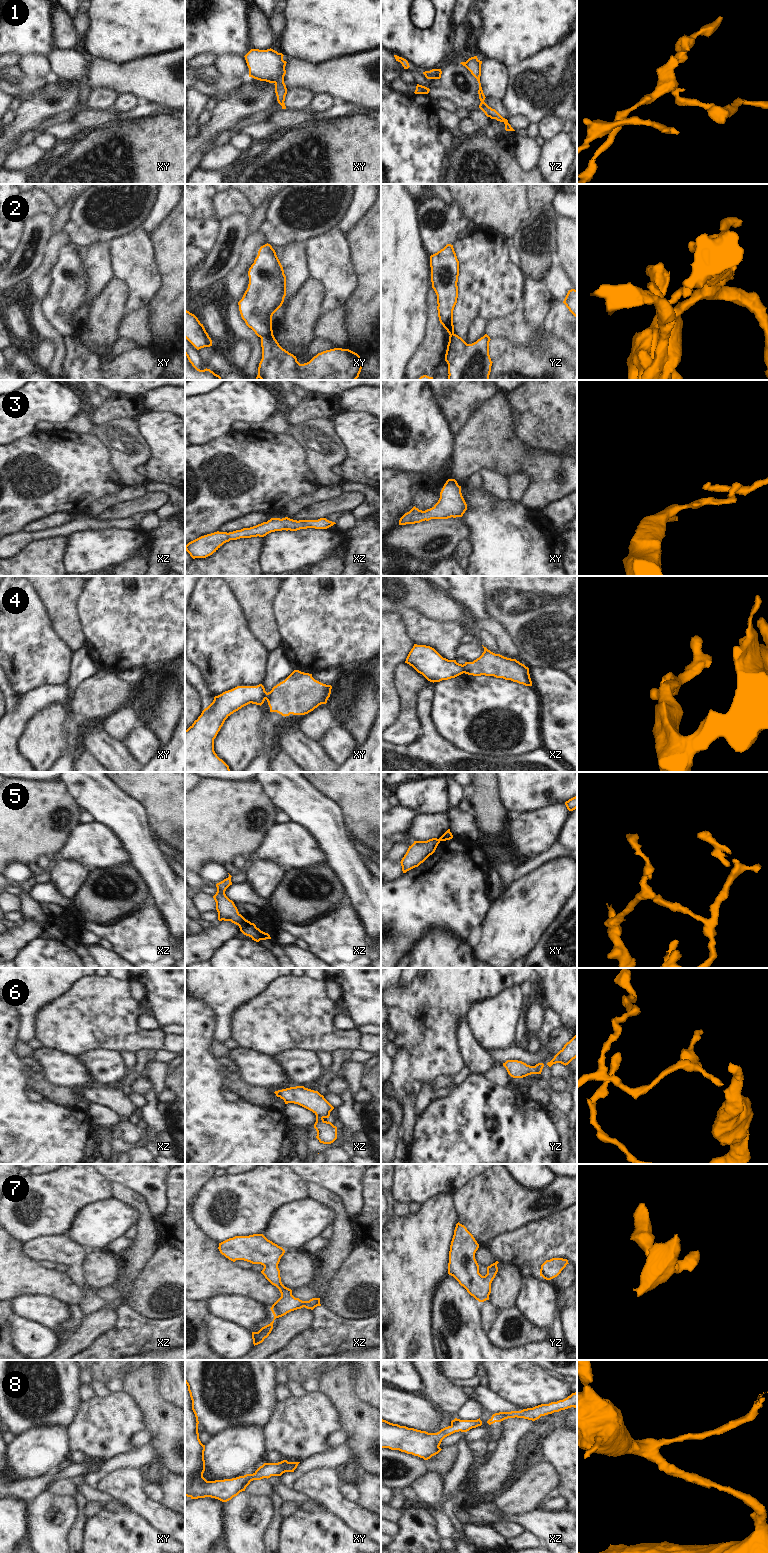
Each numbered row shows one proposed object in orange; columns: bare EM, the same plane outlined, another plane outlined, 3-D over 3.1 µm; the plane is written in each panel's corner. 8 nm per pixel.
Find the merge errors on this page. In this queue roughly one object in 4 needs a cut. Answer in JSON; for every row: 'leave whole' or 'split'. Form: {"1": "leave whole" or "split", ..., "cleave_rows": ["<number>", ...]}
{"1": "leave whole", "2": "split", "3": "leave whole", "4": "split", "5": "split", "6": "leave whole", "7": "leave whole", "8": "leave whole", "cleave_rows": ["2", "4", "5"]}

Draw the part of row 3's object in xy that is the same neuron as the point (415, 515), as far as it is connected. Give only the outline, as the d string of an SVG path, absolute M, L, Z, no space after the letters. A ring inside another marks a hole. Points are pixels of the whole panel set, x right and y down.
M448 479L440 492L438 502L432 508L422 511L414 506L400 518L399 525L462 517L466 510L467 504L461 493L461 486L455 479Z

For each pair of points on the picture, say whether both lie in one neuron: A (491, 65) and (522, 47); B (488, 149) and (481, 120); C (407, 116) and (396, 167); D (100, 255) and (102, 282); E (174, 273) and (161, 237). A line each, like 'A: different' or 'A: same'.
A: different
B: different
C: same
D: same
E: same

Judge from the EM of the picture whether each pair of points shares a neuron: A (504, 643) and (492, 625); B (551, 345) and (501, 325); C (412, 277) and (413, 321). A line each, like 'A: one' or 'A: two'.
A: one
B: one
C: one

